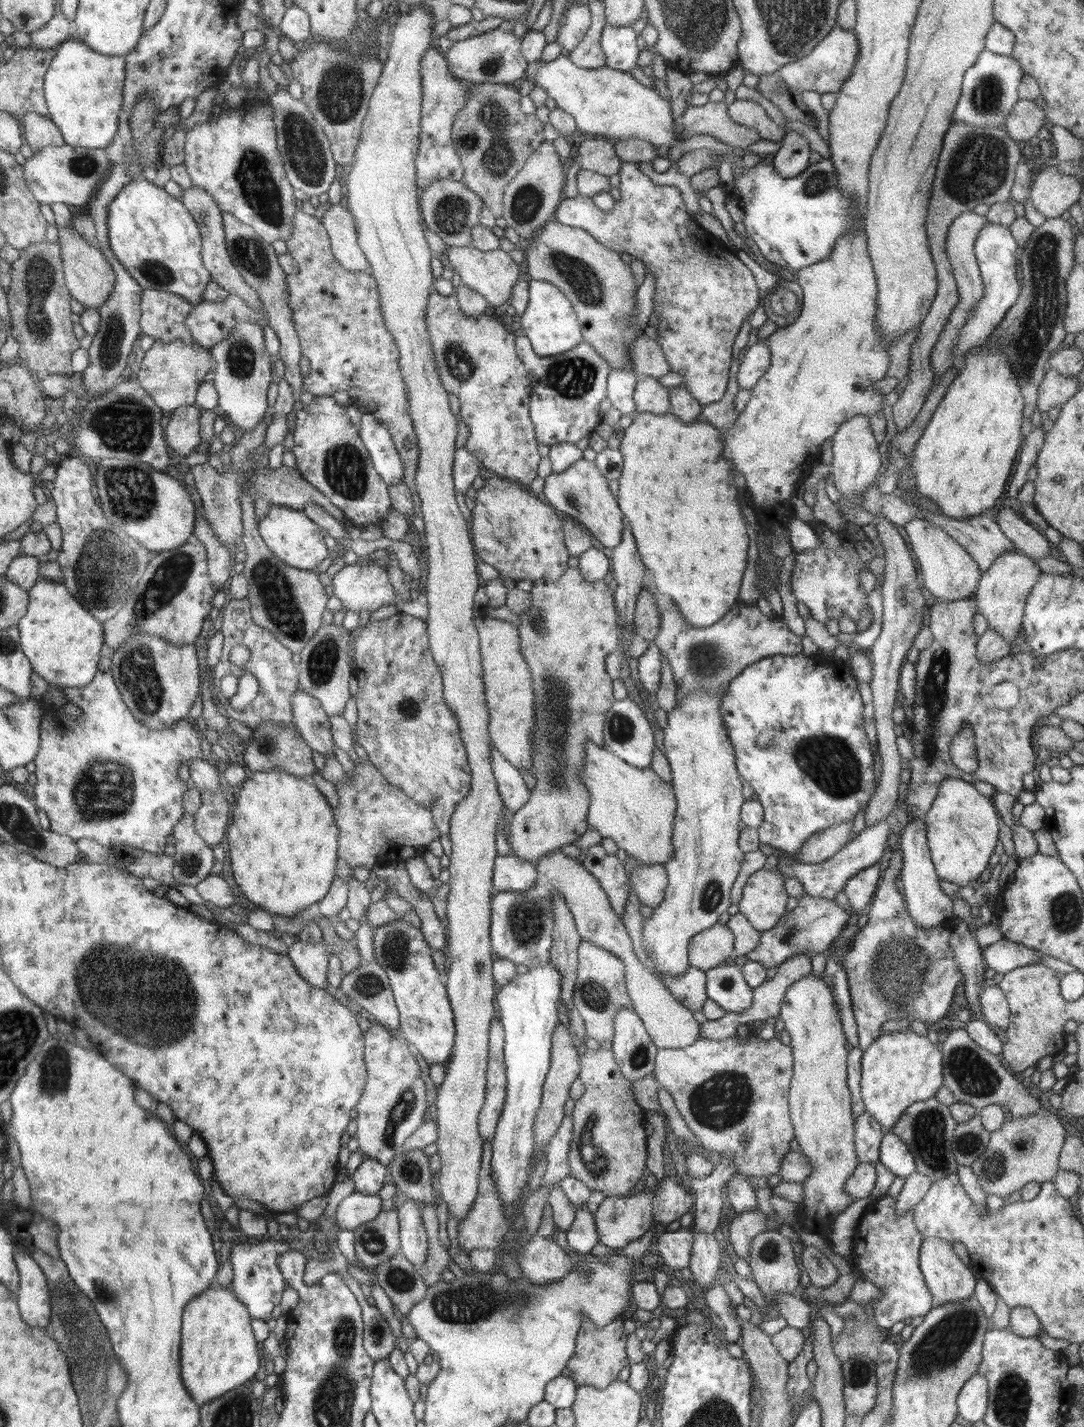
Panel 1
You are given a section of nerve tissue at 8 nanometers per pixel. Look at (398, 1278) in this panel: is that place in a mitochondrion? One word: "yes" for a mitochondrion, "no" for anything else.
yes

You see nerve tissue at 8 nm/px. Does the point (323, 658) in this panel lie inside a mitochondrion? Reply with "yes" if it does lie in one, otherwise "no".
yes

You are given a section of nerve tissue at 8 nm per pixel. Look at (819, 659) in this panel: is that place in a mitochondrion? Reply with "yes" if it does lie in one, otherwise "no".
no

